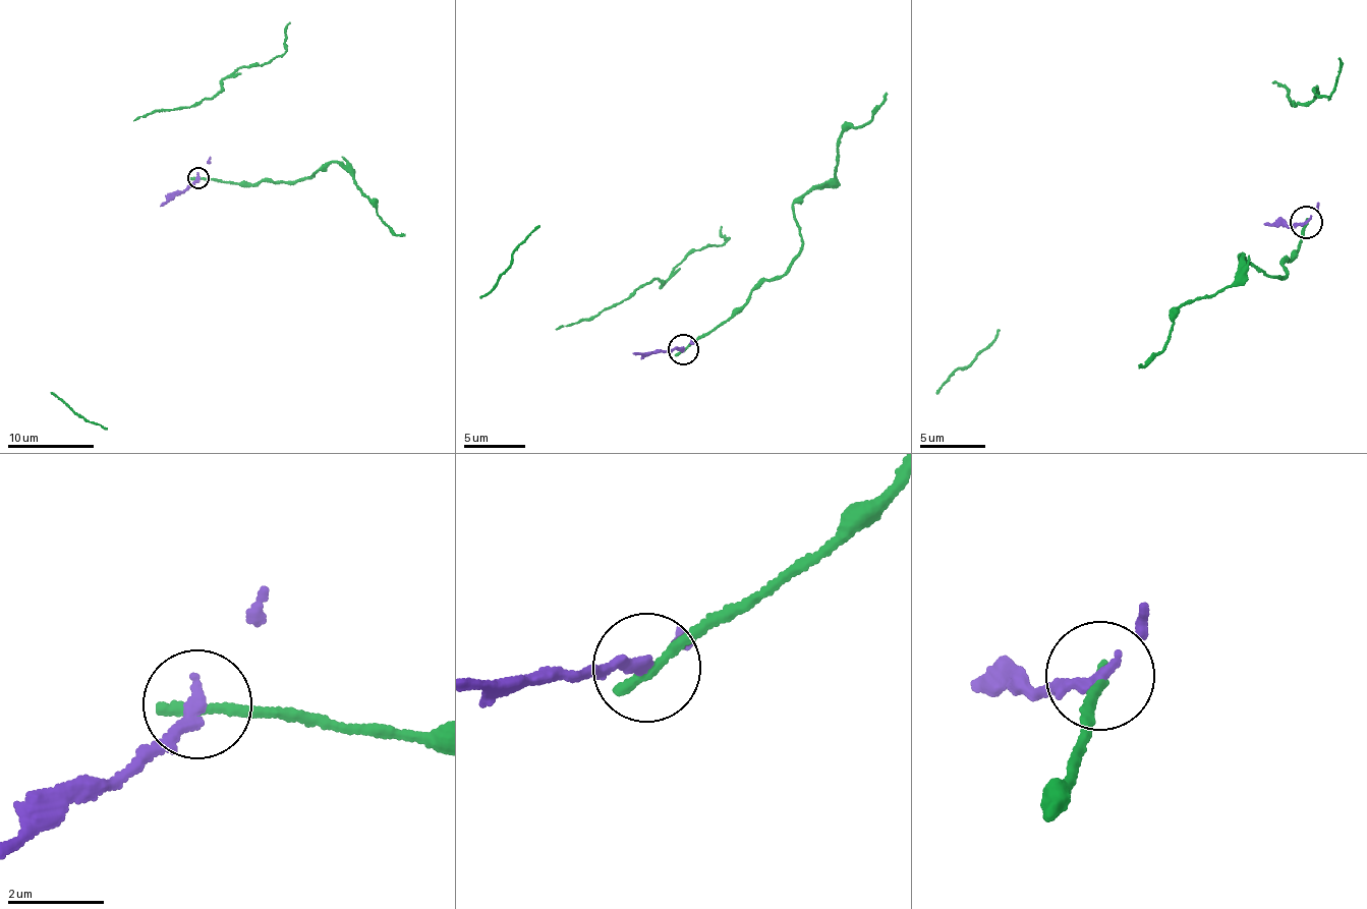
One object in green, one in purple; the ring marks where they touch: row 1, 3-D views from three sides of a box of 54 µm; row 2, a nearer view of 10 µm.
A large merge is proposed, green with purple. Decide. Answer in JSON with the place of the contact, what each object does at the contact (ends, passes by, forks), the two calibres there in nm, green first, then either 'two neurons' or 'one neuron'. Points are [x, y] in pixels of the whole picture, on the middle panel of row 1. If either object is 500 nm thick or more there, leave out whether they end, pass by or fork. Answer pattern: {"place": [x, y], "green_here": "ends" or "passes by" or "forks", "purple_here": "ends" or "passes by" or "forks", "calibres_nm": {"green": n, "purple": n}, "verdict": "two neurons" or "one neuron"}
{"place": [683, 349], "green_here": "ends", "purple_here": "ends", "calibres_nm": {"green": 260, "purple": 280}, "verdict": "two neurons"}

